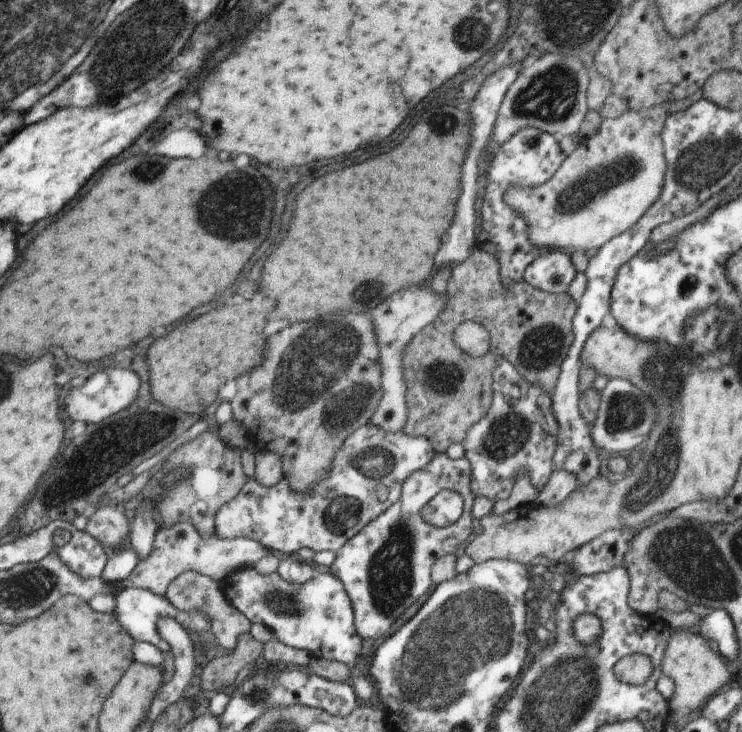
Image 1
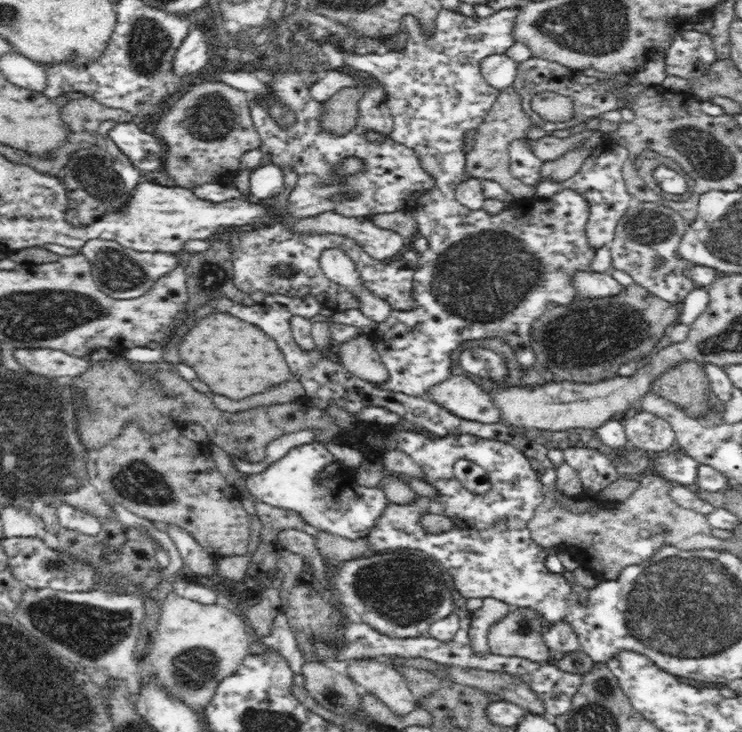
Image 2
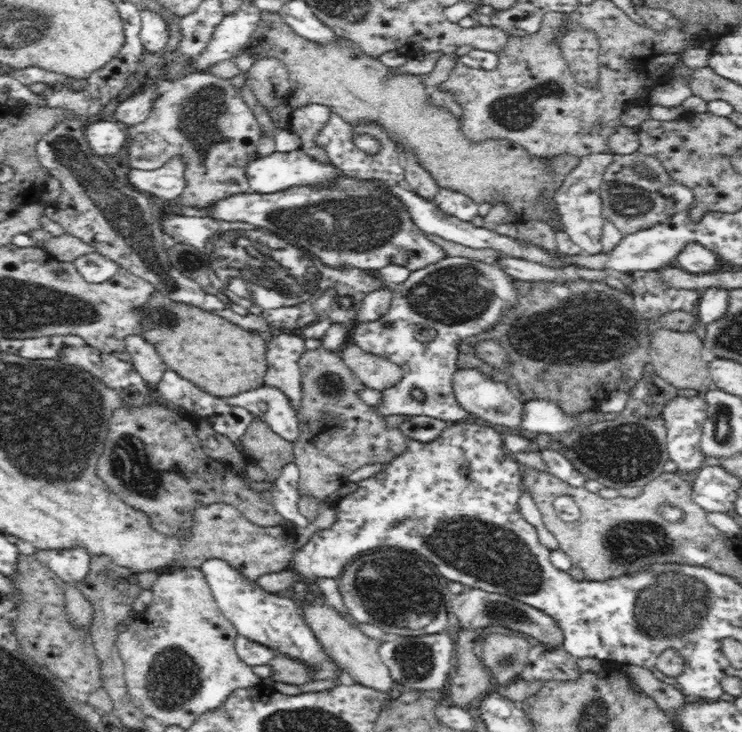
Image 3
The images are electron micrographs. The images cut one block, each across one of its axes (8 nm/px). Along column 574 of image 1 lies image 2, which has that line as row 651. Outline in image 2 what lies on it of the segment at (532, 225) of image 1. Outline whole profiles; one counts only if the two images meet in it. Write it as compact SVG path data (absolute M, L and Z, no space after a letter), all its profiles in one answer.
M174 591L161 601L159 612L158 636L154 638L152 650L142 659L140 664L141 682L146 678L155 678L169 696L175 696L186 703L192 710L202 712L214 696L220 681L238 670L243 660L251 654L250 643L244 629L244 617L237 615L218 604L203 604L188 598L180 597Z

